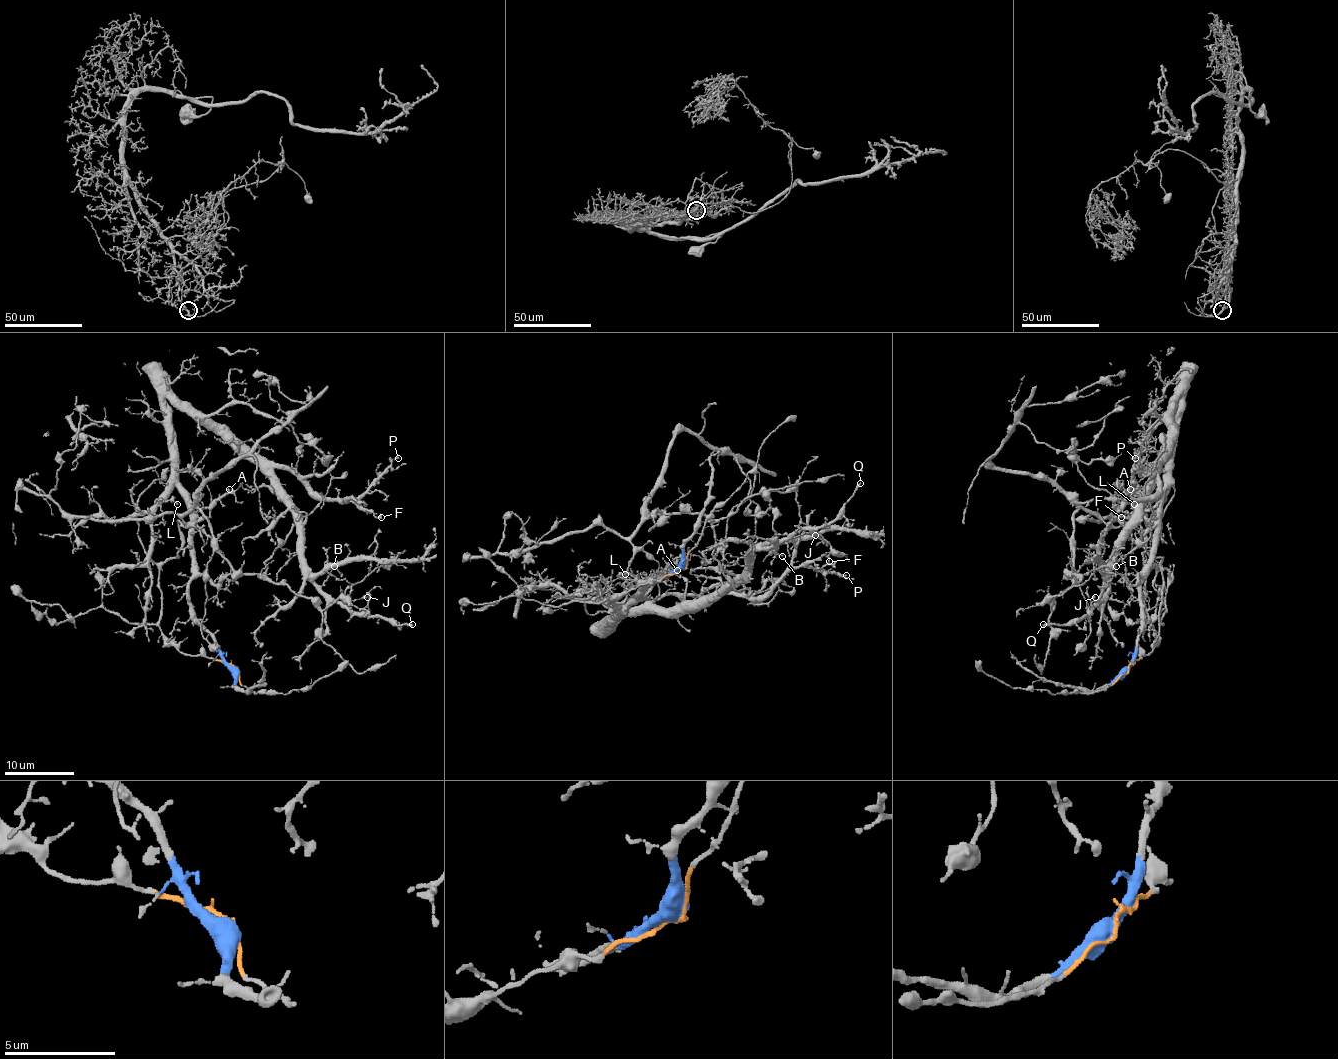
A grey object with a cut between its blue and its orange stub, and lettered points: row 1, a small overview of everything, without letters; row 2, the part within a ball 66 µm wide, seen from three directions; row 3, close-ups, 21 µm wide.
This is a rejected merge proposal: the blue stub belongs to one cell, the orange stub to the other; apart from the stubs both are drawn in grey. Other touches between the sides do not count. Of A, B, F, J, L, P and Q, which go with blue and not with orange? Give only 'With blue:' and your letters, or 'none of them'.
With blue: A, B, F, J, L, P, Q

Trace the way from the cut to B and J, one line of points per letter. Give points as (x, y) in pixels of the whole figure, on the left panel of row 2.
B: (233, 667), (189, 600), (189, 506), (167, 398), (270, 480), (308, 574), (320, 585), (334, 566)
J: (233, 667), (189, 600), (189, 506), (167, 398), (184, 402), (270, 480), (320, 588), (338, 600), (367, 597)

